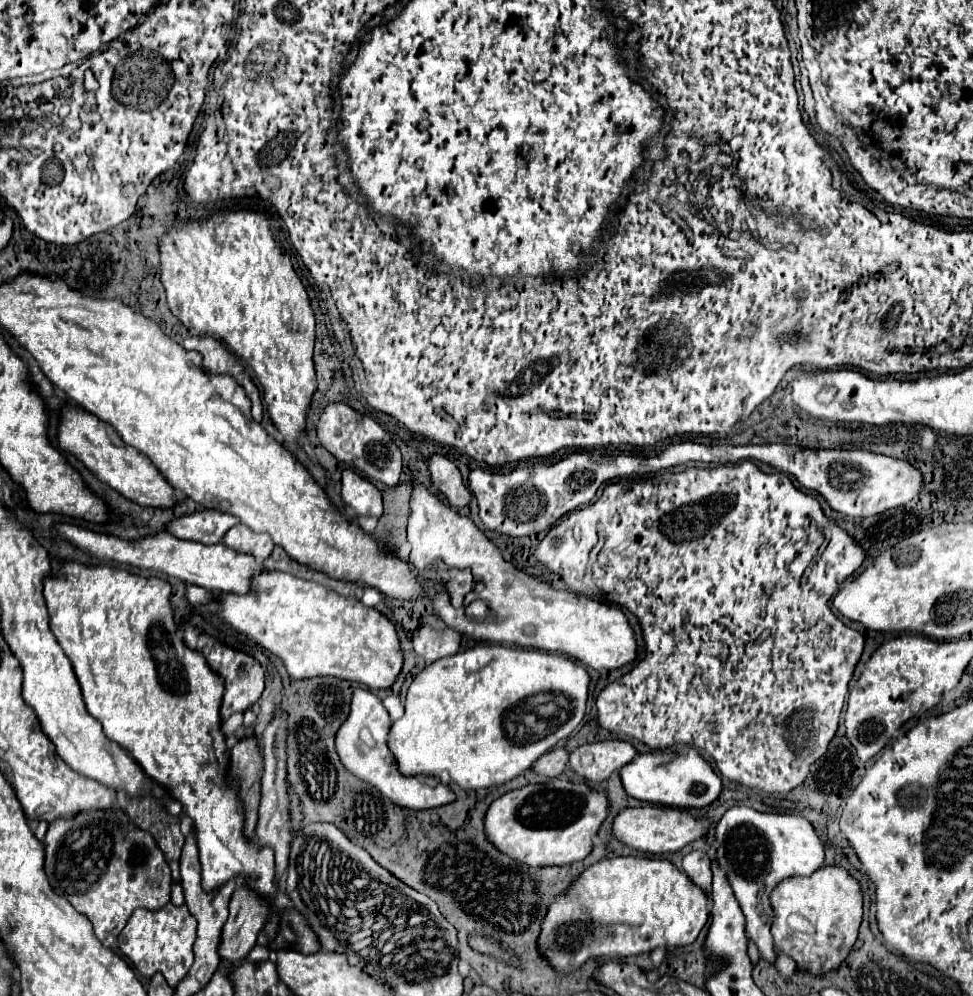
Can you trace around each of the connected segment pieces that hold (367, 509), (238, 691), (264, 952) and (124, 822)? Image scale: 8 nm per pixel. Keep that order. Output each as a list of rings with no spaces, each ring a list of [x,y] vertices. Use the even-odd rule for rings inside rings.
[[[351,468],[343,470],[343,480],[341,480],[341,496],[343,502],[355,510],[357,518],[361,516],[375,516],[381,518],[383,514],[383,502],[381,502],[381,492],[365,478],[361,478],[357,472]]]
[[[186,626],[185,628],[185,646],[203,654],[209,668],[225,680],[225,696],[223,696],[223,704],[221,704],[221,722],[225,722],[235,712],[245,712],[261,698],[261,694],[263,694],[263,668],[253,656],[223,646],[221,642],[203,634],[203,631],[194,626]]]
[[[255,944],[251,952],[247,954],[247,962],[263,962],[269,958],[269,948],[265,944]]]
[[[89,810],[73,814],[71,818],[57,818],[49,824],[47,836],[45,836],[45,872],[51,882],[51,888],[65,896],[75,910],[87,914],[91,918],[95,936],[99,940],[105,940],[107,936],[119,936],[119,932],[125,928],[127,920],[131,918],[133,910],[137,908],[149,908],[157,910],[165,906],[171,898],[171,870],[169,864],[157,846],[155,838],[135,826],[135,822],[125,814],[125,810]]]

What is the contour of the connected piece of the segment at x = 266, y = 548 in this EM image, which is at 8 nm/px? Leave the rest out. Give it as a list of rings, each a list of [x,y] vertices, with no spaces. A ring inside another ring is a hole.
[[[243,524],[227,530],[227,534],[223,536],[223,544],[235,552],[251,554],[257,562],[263,562],[275,546],[269,534],[257,534]]]

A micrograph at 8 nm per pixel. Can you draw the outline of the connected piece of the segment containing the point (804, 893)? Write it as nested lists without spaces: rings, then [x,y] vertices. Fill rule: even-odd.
[[[821,866],[811,876],[781,880],[771,892],[775,912],[771,934],[775,950],[797,962],[797,972],[825,976],[841,966],[857,940],[863,918],[863,896],[859,882],[839,866]]]

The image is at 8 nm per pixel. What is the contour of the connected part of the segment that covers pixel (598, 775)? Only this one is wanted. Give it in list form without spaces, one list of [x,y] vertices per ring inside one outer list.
[[[605,740],[579,746],[569,756],[569,766],[585,780],[599,784],[605,782],[615,770],[623,768],[635,758],[637,750],[623,740]]]

